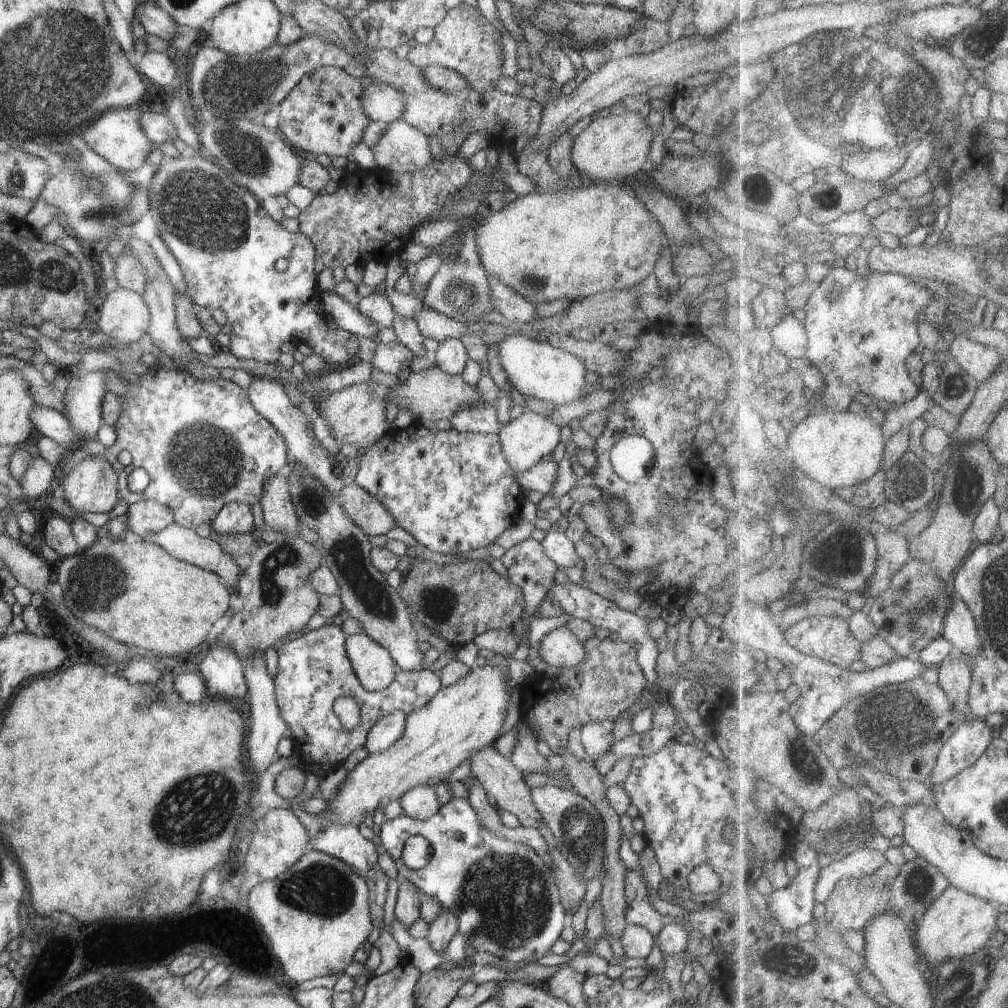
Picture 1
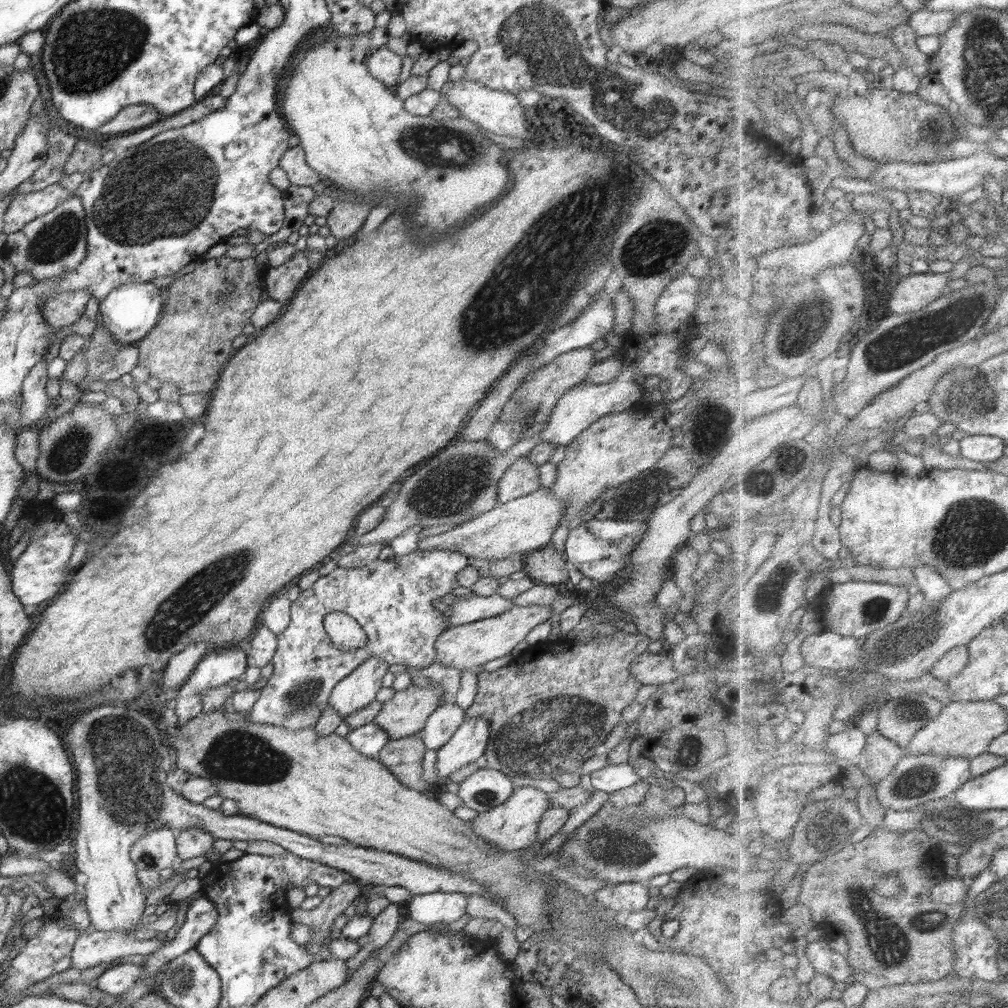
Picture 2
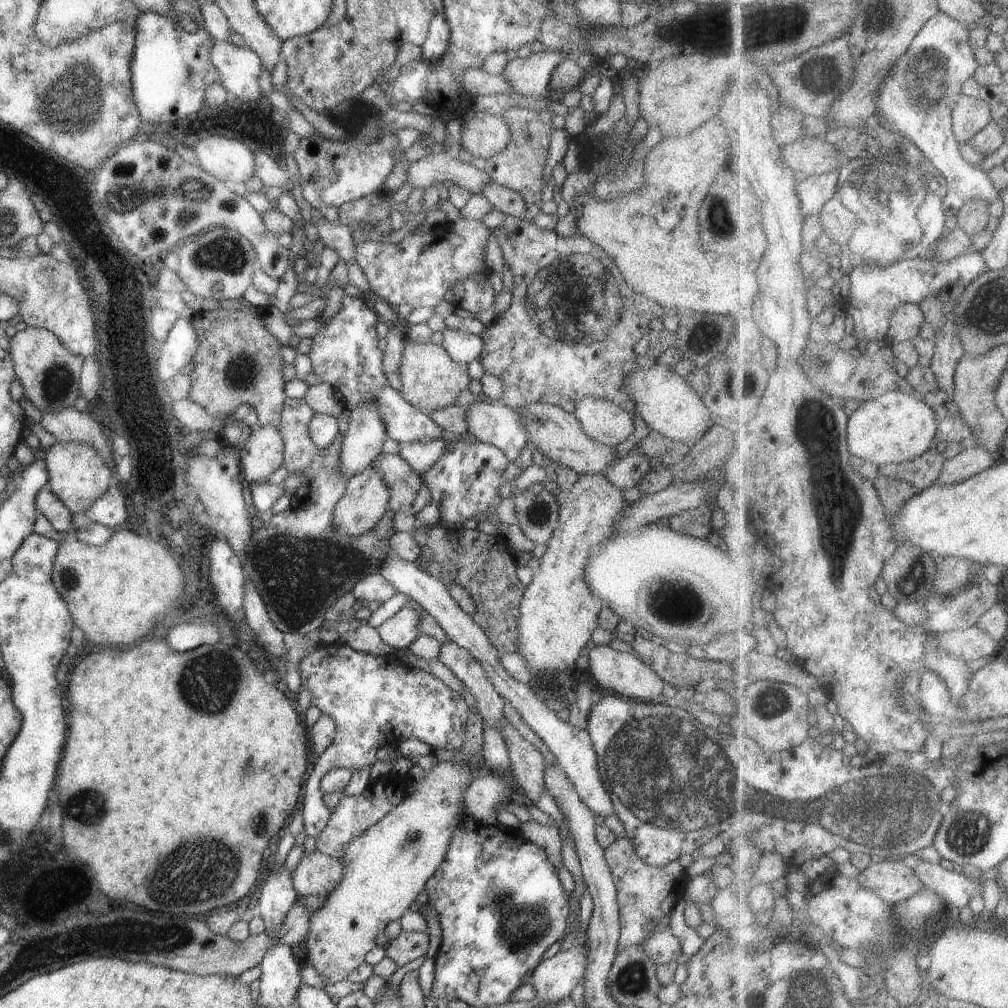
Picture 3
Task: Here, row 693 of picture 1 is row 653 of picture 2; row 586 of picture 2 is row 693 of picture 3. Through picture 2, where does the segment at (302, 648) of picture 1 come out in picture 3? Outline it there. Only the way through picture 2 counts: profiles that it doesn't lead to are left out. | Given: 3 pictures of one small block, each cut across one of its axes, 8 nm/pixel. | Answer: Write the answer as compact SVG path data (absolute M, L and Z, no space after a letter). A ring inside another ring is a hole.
M321 643L310 650L298 664L301 685L310 691L311 704L316 706L324 715L332 717L336 725L336 732L328 748L318 757L304 784L304 800L302 800L302 816L304 830L307 836L315 836L326 828L328 819L334 809L326 807L323 792L320 790L321 778L332 769L348 769L352 772L360 771L364 767L372 767L376 762L376 752L388 744L389 740L397 745L407 738L416 738L430 746L432 753L441 754L444 750L459 750L463 748L468 753L479 753L482 750L484 739L483 720L475 713L469 704L457 692L445 686L432 673L397 660L353 650L347 644L326 645Z

